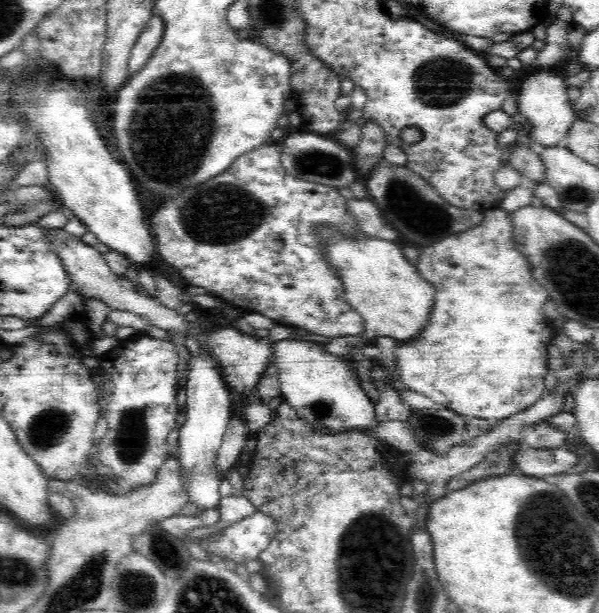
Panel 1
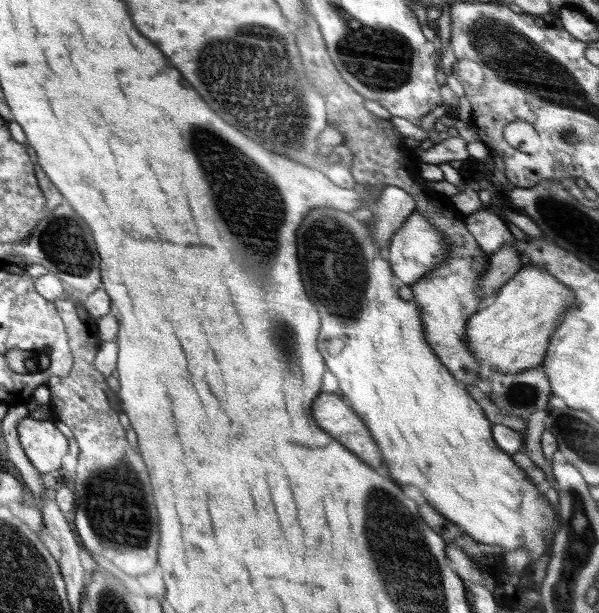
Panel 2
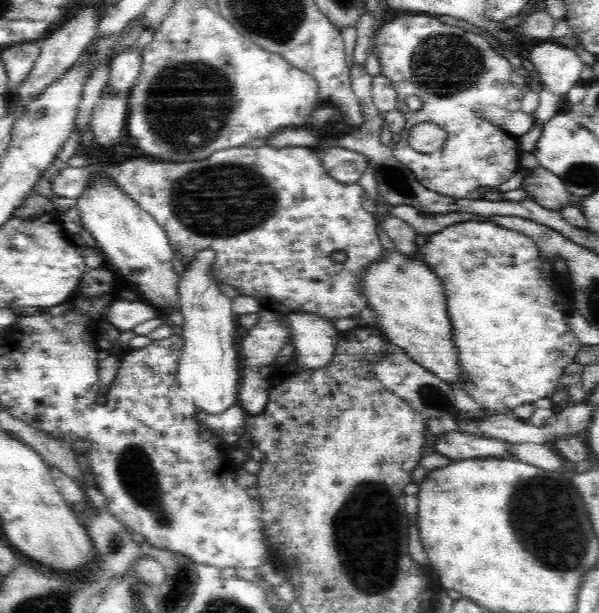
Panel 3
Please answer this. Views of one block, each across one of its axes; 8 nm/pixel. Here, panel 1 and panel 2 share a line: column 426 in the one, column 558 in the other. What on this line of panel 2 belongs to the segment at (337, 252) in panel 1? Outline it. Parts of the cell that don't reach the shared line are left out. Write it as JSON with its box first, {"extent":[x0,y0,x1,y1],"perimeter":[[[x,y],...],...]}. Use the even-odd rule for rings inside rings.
{"extent":[467,264,573,374],"perimeter":[[[535,264],[524,266],[499,288],[498,295],[484,309],[467,320],[468,349],[479,362],[486,362],[492,374],[514,374],[537,368],[545,358],[555,328],[573,302],[572,290],[547,270]]]}

